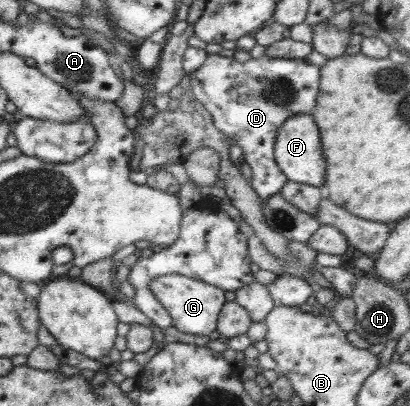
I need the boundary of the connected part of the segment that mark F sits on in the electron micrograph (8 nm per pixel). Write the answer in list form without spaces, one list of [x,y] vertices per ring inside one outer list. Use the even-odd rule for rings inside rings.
[[[296,114],[289,117],[277,133],[274,155],[275,162],[288,180],[308,184],[323,189],[327,164],[319,140],[319,127],[312,115]]]

